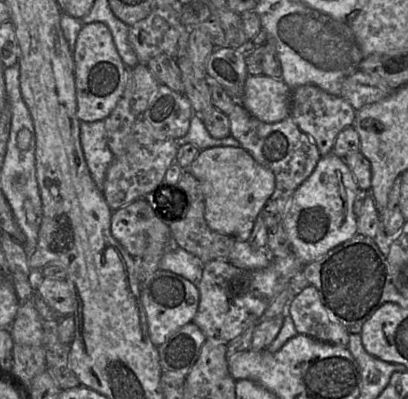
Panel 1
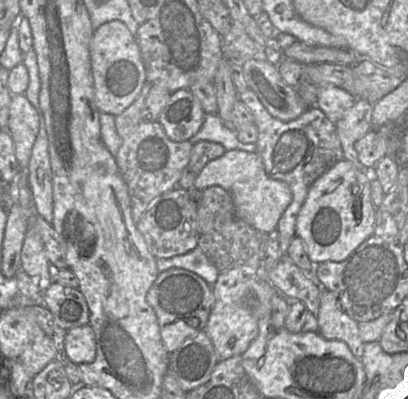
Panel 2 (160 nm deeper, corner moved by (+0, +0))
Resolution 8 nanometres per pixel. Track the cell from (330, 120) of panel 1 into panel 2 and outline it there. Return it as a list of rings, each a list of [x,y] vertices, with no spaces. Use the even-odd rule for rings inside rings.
[[[356,99],[356,103],[335,122],[344,160],[353,164],[359,171],[368,171],[359,161],[356,144],[371,130],[373,105],[366,100]]]

